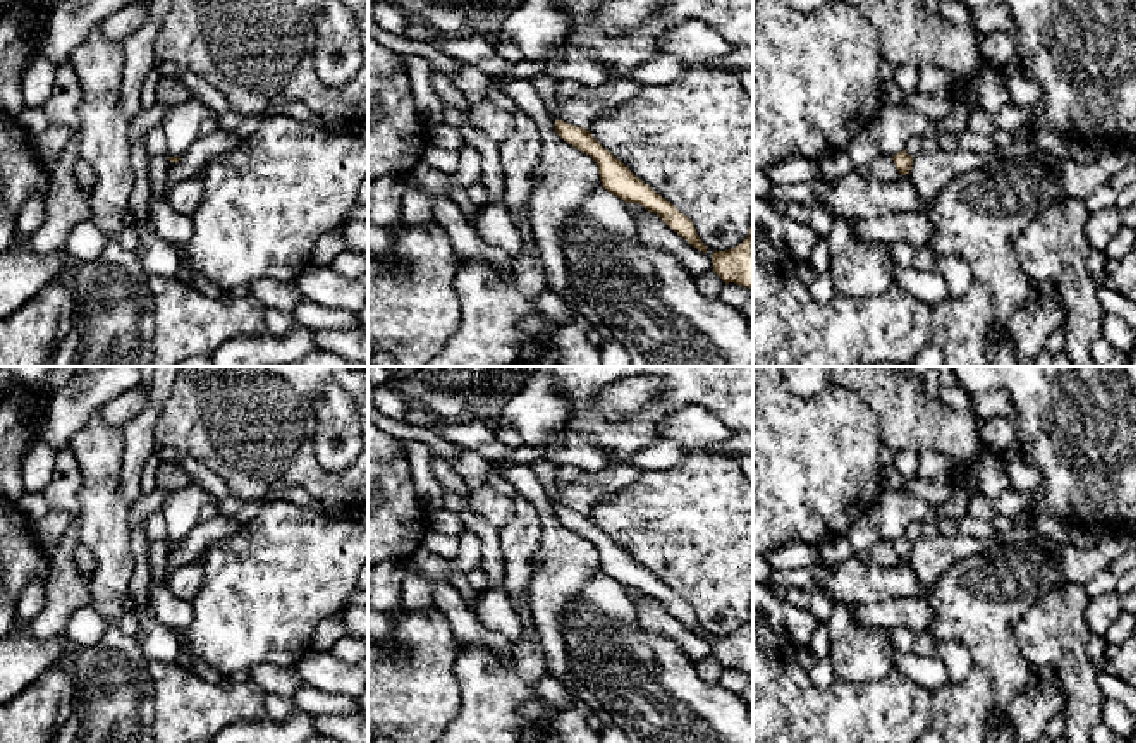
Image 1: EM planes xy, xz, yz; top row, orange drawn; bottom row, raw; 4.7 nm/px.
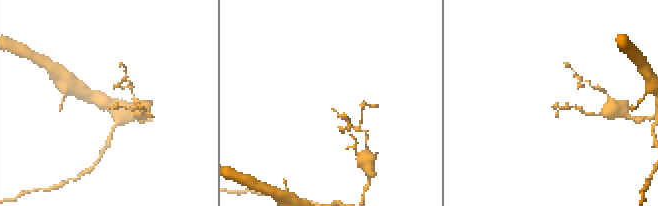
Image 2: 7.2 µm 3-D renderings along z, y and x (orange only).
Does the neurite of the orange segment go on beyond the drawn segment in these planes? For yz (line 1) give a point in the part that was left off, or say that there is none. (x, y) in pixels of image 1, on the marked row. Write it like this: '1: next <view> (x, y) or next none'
1: next none

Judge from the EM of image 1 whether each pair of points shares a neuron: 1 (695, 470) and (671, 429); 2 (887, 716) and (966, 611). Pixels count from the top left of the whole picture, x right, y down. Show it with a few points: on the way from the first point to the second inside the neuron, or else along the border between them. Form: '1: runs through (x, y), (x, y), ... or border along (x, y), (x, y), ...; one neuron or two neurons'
1: border along (683, 444), (709, 448); two neurons
2: border along (930, 692), (934, 724); two neurons

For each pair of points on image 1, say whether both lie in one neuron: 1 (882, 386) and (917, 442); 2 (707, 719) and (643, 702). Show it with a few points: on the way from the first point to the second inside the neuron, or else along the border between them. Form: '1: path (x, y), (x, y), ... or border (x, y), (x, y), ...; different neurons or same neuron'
1: path (894, 399), (898, 423), (903, 429); same neuron
2: path (691, 719), (681, 719), (664, 702), (659, 702); same neuron

